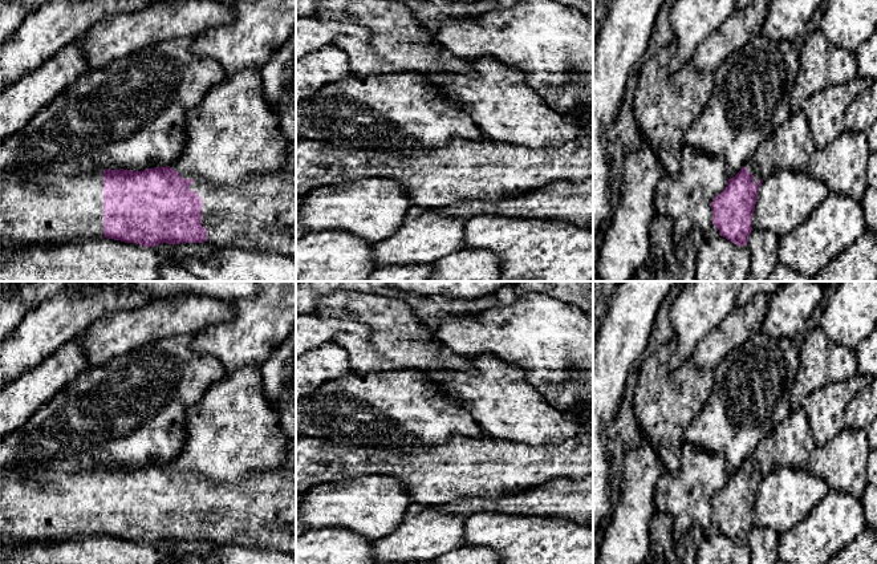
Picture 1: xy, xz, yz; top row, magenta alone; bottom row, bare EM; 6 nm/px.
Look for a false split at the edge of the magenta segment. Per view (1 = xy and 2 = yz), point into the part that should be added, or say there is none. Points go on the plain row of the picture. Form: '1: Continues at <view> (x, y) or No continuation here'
1: Continues at xy (35, 504)
2: Continues at yz (790, 445)

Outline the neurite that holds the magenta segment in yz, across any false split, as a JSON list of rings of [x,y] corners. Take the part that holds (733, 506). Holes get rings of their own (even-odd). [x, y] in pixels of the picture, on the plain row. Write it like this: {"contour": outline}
{"contour": [[[799,409],[763,438],[712,499],[712,522],[736,543],[747,543],[759,483],[780,467],[803,468],[815,450],[805,413]]]}

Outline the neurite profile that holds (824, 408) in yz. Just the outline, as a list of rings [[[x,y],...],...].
[[[857,373],[846,381],[837,381],[819,388],[801,403],[816,447],[823,447],[845,427],[848,403],[866,384],[866,377]]]

